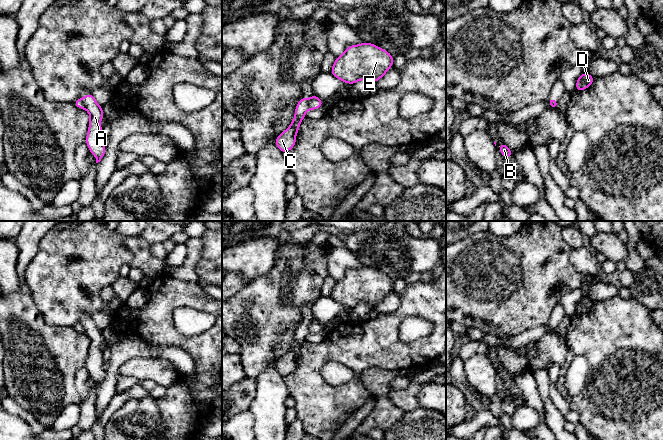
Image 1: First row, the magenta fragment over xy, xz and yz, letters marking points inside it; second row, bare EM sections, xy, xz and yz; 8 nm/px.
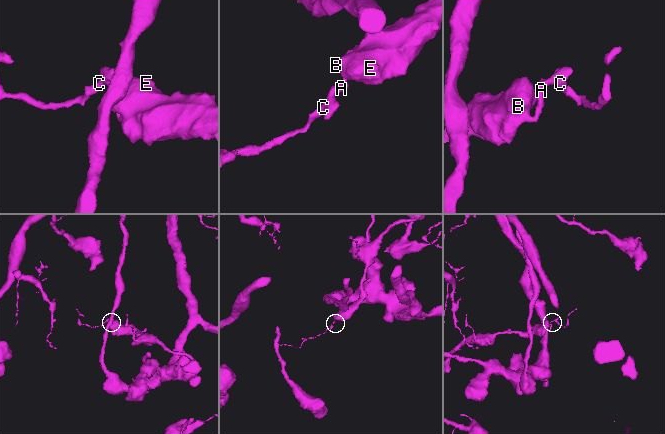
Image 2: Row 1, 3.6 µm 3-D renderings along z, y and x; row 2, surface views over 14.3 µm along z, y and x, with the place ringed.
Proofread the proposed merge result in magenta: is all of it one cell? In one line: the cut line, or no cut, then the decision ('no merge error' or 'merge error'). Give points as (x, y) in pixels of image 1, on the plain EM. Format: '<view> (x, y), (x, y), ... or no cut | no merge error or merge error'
xy (80, 323), (85, 331) | merge error

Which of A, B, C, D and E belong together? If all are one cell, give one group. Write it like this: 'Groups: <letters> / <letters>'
Groups: A B E / C D

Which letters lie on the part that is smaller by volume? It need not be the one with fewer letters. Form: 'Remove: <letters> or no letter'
Remove: C, D

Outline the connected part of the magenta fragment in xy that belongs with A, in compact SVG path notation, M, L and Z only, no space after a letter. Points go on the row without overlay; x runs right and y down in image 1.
M88 317L81 323L85 329L85 333L90 339L88 358L85 366L90 377L96 381L96 387L100 386L106 377L106 370L103 368L104 360L100 346L104 341L102 331L95 325L92 317Z

